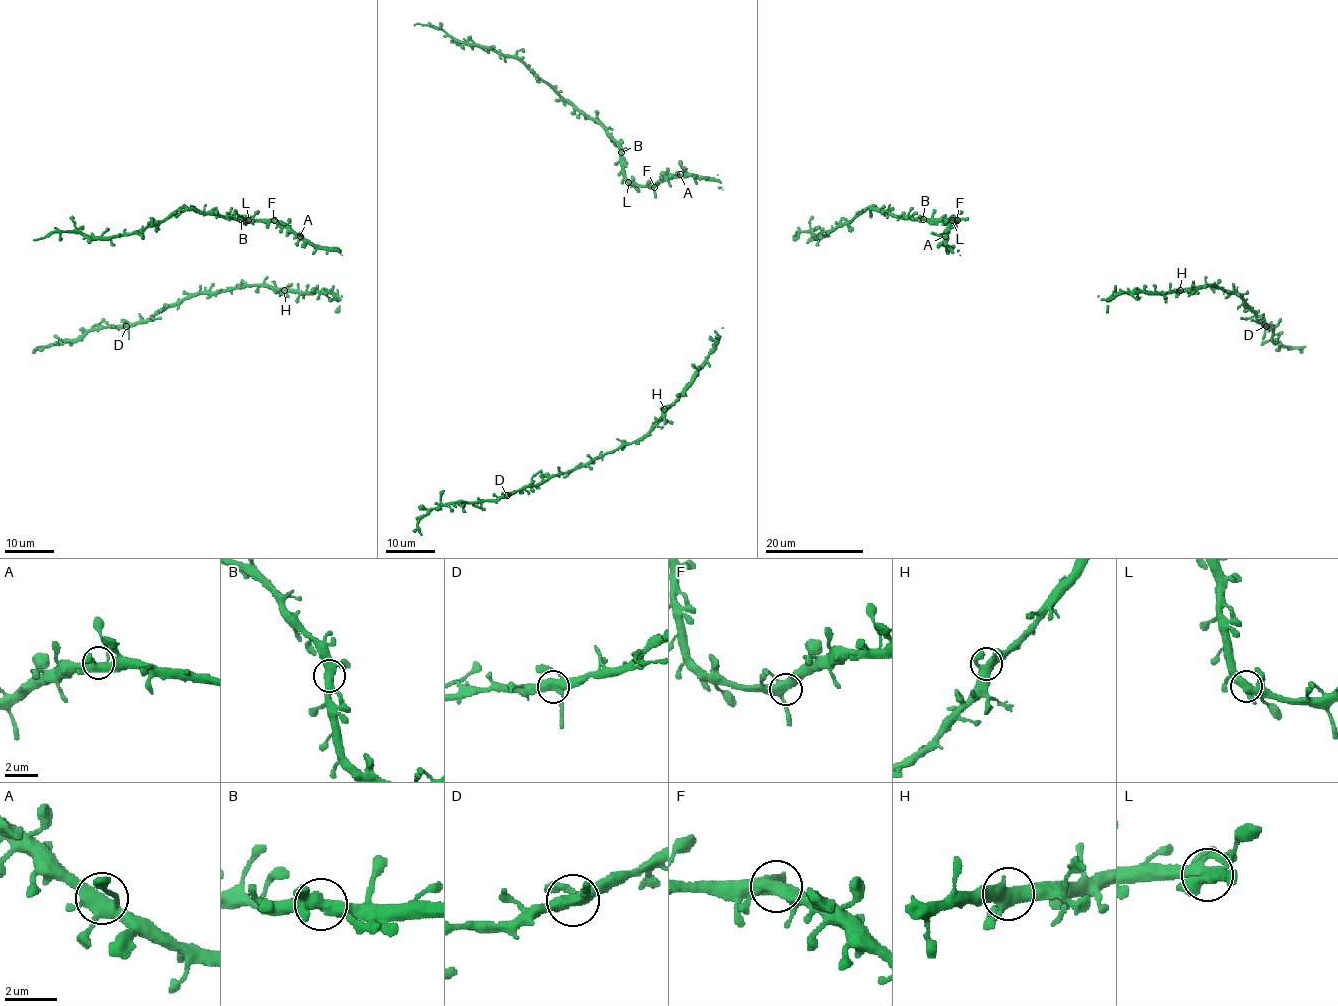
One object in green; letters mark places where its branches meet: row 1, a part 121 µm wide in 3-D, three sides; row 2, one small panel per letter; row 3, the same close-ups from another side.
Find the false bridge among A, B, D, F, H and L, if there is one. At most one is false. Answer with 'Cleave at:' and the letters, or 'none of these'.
Cleave at: none of these

